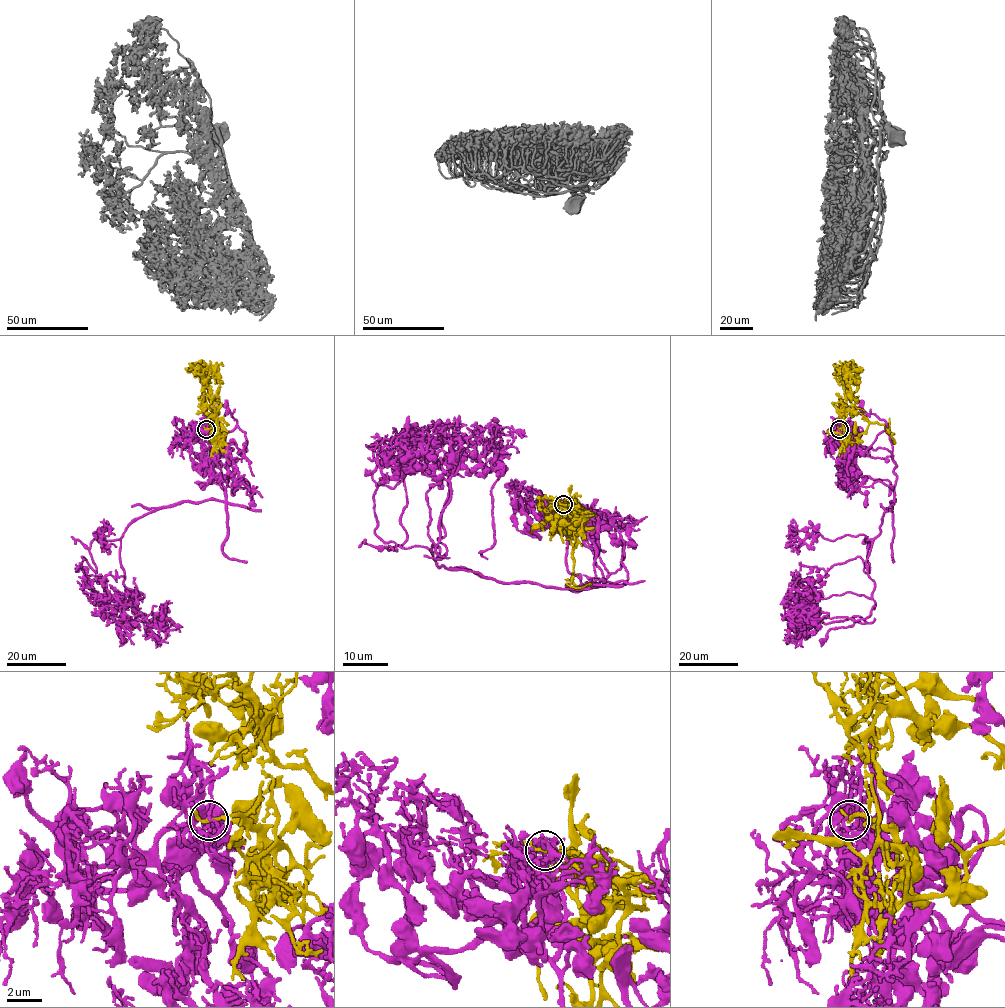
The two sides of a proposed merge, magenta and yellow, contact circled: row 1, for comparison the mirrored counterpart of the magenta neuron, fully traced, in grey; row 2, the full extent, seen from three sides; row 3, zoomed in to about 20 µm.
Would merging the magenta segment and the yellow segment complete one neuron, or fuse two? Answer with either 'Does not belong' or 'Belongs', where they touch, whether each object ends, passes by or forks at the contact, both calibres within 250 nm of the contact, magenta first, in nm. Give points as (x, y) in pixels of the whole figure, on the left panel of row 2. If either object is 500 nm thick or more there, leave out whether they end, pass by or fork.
Belongs. Place: (206, 429). At the ring magenta passes by. At the ring yellow ends. Thickness 140 nm (magenta) against 220 nm

